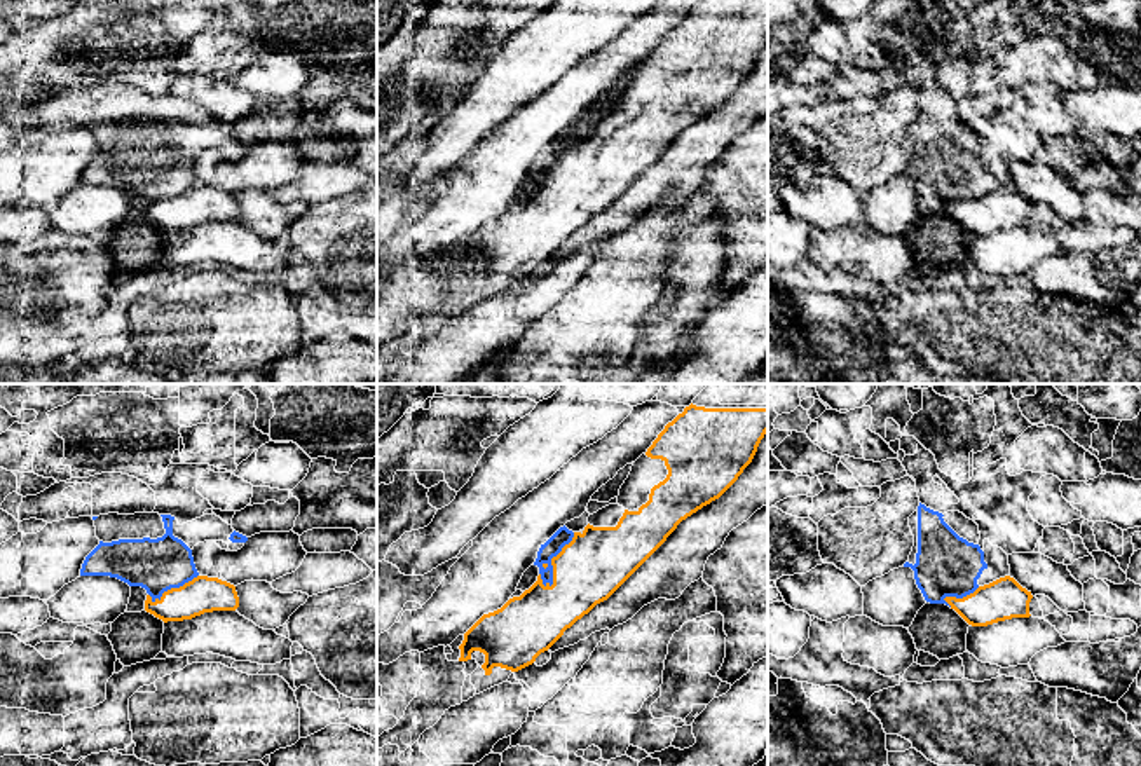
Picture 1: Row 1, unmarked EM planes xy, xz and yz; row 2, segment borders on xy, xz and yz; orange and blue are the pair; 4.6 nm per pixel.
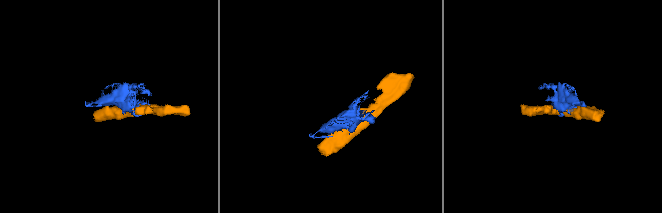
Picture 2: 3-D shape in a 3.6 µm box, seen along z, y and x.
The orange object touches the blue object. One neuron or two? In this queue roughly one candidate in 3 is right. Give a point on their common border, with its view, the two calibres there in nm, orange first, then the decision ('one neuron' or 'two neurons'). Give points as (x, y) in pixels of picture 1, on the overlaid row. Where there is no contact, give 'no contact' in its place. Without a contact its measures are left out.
xz (552, 560) | 300/80 nm | two neurons

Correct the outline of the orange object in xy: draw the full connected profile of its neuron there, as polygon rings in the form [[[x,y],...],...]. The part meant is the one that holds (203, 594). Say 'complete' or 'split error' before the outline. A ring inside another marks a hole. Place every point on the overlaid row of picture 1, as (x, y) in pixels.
complete; [[[197,576],[180,588],[171,588],[161,598],[147,595],[145,611],[167,621],[183,621],[213,611],[236,611],[236,586],[218,578]]]

